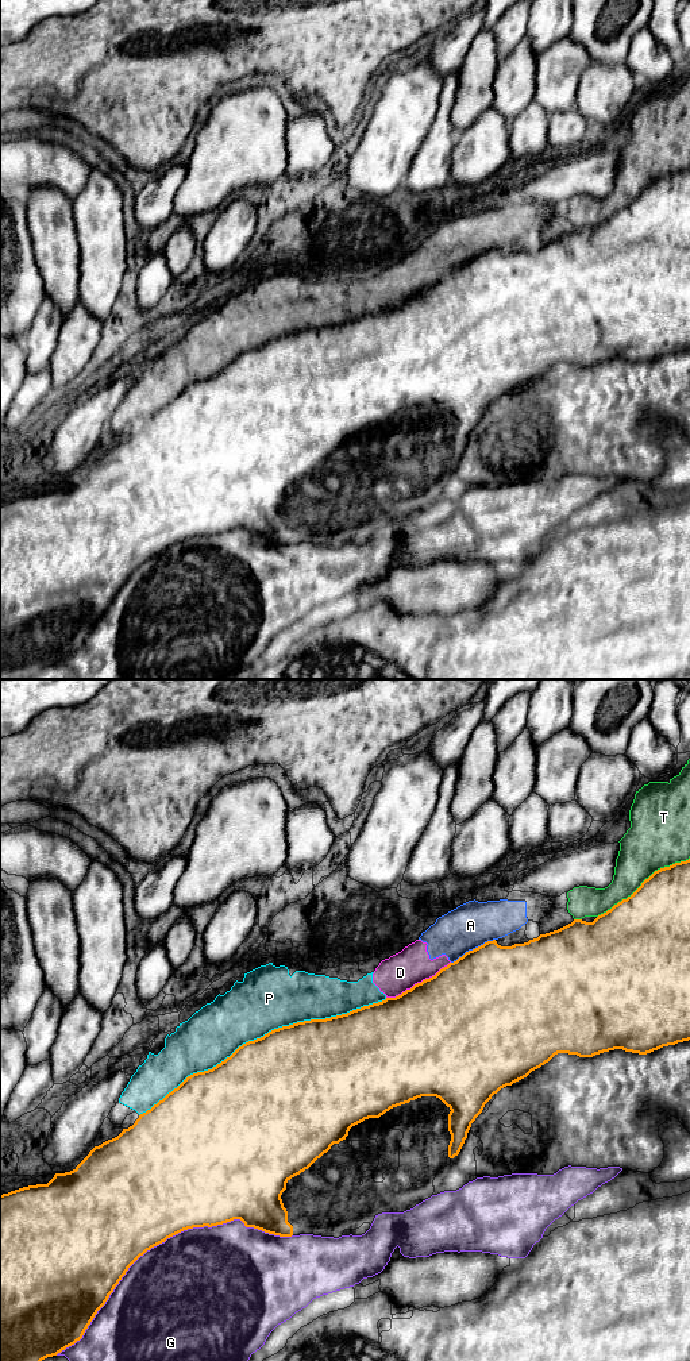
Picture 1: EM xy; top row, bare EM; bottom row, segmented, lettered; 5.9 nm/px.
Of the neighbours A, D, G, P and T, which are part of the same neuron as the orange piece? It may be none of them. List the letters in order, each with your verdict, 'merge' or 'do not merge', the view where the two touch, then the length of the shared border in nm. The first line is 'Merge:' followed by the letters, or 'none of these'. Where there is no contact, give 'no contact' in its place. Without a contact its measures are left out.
Merge: none of these
A: do not merge | xy | 300 nm
D: do not merge | xy | 440 nm
G: do not merge | xy | 1550 nm
P: do not merge | xy | 1650 nm
T: do not merge | xy | 650 nm

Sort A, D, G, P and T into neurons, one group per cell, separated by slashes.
A D P / G / T

